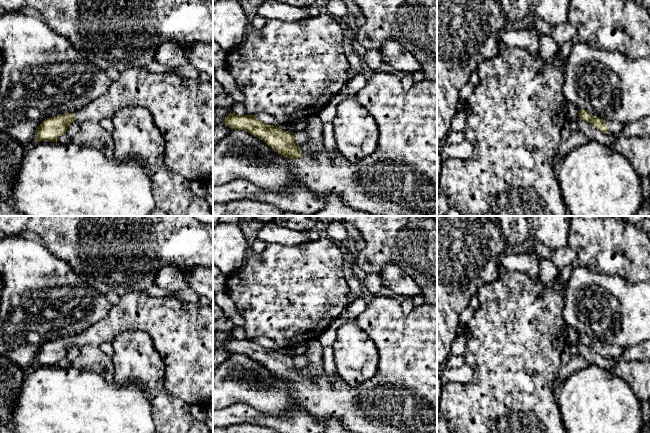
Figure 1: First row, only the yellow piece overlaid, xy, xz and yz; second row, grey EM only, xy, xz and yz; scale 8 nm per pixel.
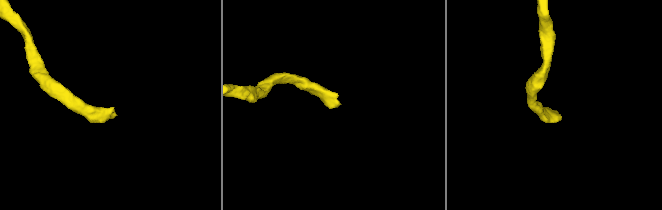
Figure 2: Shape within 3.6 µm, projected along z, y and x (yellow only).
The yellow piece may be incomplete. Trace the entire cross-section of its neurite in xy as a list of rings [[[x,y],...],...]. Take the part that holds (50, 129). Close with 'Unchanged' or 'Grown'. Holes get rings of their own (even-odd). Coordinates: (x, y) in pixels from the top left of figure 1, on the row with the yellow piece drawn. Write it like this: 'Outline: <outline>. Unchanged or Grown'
Outline: [[[144,68],[126,69],[120,72],[117,80],[112,81],[108,91],[93,102],[74,113],[64,113],[44,120],[36,130],[36,141],[56,142],[59,136],[66,133],[73,121],[100,123],[104,119],[112,119],[119,110],[131,105],[142,106],[151,113],[157,129],[164,138],[163,161],[168,170],[180,174],[188,181],[213,181],[213,82],[201,81],[199,78],[185,78],[172,73],[153,73]]]. Grown

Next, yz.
Outline: [[[579,109],[578,116],[581,120],[591,123],[592,126],[601,132],[609,135],[620,134],[624,124],[618,121],[603,120],[600,117],[589,114],[584,109]]]. Grown

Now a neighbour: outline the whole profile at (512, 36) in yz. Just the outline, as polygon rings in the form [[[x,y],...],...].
[[[508,26],[499,34],[500,40],[508,46],[525,48],[528,53],[540,53],[539,32],[520,29],[517,26]]]

